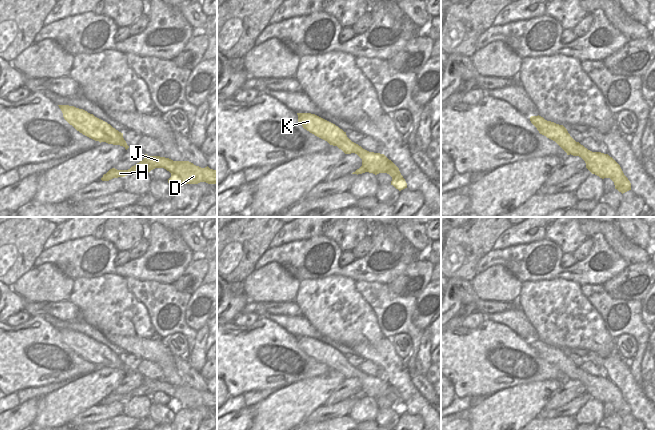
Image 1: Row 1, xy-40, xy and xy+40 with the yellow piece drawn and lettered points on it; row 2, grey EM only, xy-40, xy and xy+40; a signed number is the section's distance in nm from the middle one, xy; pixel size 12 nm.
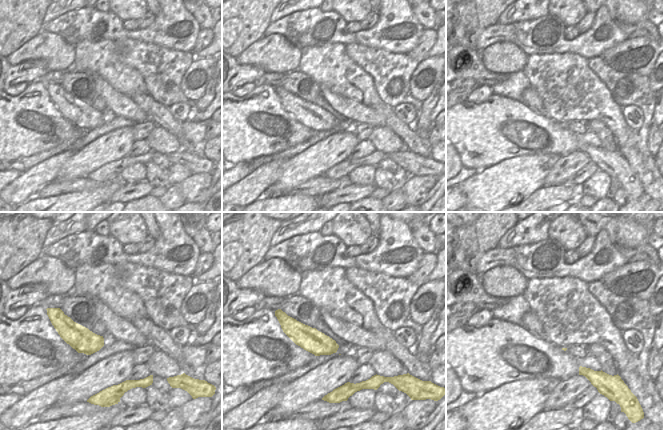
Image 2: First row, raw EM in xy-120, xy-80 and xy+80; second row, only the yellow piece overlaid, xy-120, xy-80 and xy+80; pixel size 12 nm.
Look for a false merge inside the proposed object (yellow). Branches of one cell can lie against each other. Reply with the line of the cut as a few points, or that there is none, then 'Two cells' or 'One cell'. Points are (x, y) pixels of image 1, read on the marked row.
Split along xy (388, 165), (392, 171), (398, 171). Two cells

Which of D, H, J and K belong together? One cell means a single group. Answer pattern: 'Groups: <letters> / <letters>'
Groups: D H J / K

